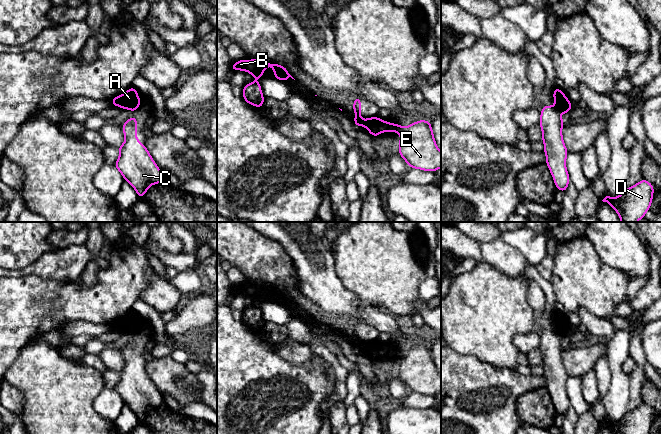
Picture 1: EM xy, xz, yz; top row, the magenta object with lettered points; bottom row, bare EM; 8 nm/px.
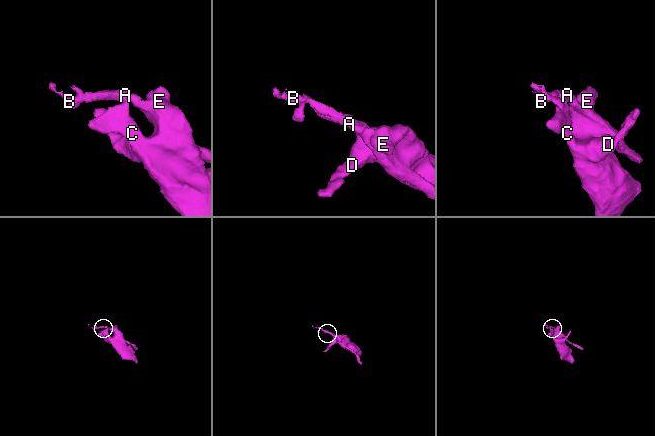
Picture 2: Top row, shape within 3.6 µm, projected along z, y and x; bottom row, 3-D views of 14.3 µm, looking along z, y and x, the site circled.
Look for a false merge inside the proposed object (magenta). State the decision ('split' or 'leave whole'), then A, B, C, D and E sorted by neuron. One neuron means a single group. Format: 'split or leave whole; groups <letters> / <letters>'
split; groups A B / C D E

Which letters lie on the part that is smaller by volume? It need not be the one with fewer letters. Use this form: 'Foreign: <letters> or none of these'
Foreign: A, B

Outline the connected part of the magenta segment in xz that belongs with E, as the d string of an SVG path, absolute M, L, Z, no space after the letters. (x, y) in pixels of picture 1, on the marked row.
M419 120L405 128L399 140L399 155L410 168L431 172L441 168L441 152L430 121Z

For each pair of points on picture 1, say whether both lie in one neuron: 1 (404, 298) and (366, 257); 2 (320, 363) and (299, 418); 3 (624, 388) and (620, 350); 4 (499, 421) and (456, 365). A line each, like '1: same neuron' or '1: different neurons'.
1: same neuron
2: same neuron
3: same neuron
4: same neuron

